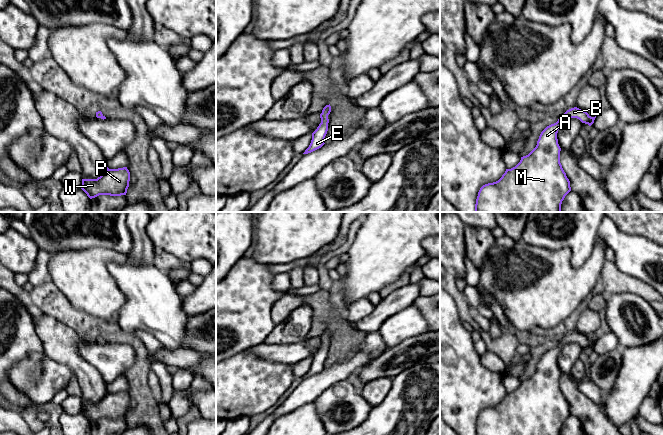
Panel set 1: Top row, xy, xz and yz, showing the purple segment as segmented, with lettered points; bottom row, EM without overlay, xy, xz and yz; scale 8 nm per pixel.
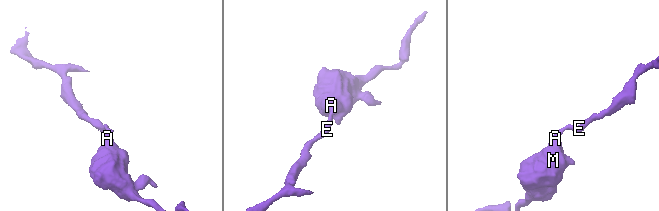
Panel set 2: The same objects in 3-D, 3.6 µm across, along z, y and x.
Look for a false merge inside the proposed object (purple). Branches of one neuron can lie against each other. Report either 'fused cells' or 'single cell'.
single cell

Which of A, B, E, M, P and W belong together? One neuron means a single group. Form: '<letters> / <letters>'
A B E M P W

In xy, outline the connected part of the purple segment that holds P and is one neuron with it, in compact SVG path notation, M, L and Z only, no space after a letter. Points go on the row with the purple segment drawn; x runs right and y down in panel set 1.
M127 167L118 169L106 168L97 179L82 179L81 189L92 199L99 195L126 195L129 187L130 172Z

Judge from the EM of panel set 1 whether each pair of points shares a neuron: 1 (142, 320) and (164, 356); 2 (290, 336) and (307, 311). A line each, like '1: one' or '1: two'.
1: two
2: one

